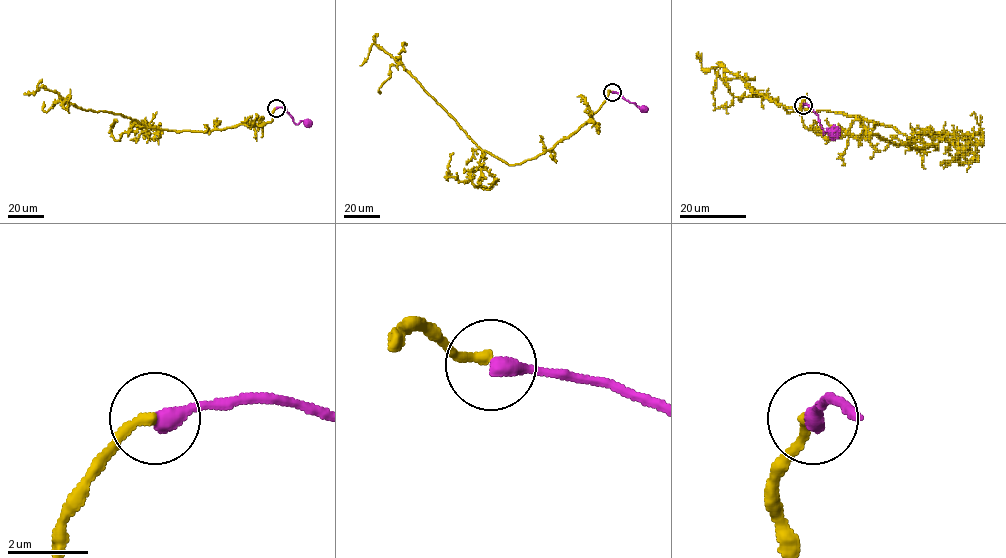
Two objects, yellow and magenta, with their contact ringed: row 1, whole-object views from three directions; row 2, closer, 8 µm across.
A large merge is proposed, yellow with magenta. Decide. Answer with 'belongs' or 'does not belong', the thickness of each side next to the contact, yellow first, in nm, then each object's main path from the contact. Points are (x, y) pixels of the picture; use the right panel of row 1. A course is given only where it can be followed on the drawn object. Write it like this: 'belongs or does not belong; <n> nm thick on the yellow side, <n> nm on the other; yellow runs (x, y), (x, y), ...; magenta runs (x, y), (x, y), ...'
does not belong; 280 nm thick on the yellow side, 400 nm on the other; yellow runs (803, 104), (807, 128), (836, 138), (937, 147), (859, 117), (777, 104), (722, 65), (714, 69), (755, 80); magenta runs (803, 104), (818, 116), (823, 134), (828, 129), (834, 132)

